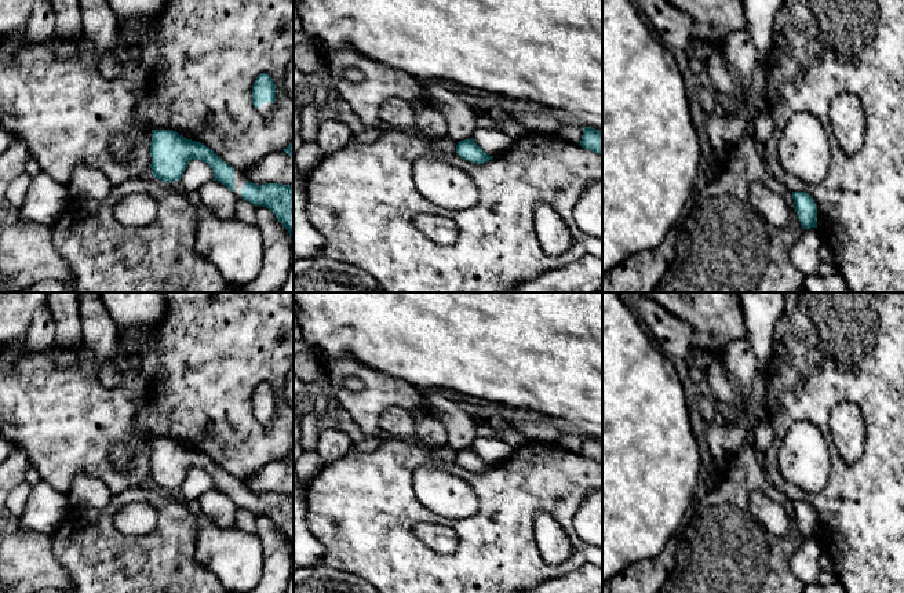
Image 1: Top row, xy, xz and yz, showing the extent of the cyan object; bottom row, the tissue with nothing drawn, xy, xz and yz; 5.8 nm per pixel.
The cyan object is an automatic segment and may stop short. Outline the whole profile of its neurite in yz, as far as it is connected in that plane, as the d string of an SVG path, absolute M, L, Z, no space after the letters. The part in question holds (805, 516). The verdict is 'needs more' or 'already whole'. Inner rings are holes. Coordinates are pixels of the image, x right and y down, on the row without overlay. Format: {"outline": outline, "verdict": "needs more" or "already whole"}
{"outline": "M792 501L795 521L803 538L817 536L817 514L805 501Z", "verdict": "already whole"}

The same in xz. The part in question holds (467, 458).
{"outline": "M473 447L464 448L458 451L456 454L456 462L467 470L475 472L475 473L484 473L493 468L493 465L486 463L475 451Z", "verdict": "already whole"}

